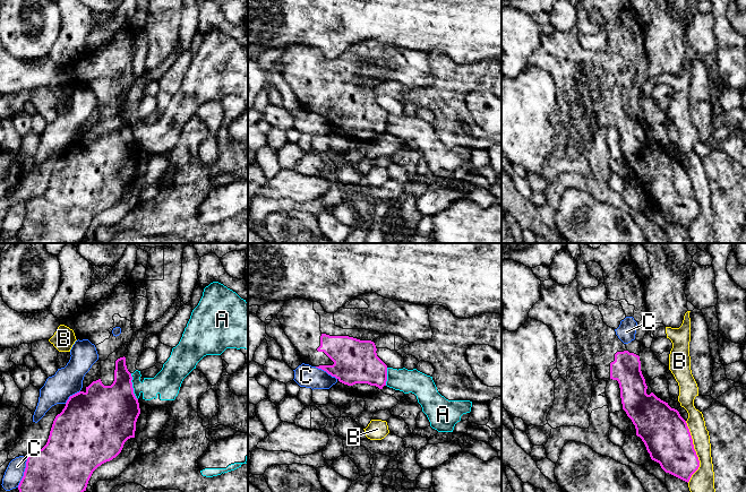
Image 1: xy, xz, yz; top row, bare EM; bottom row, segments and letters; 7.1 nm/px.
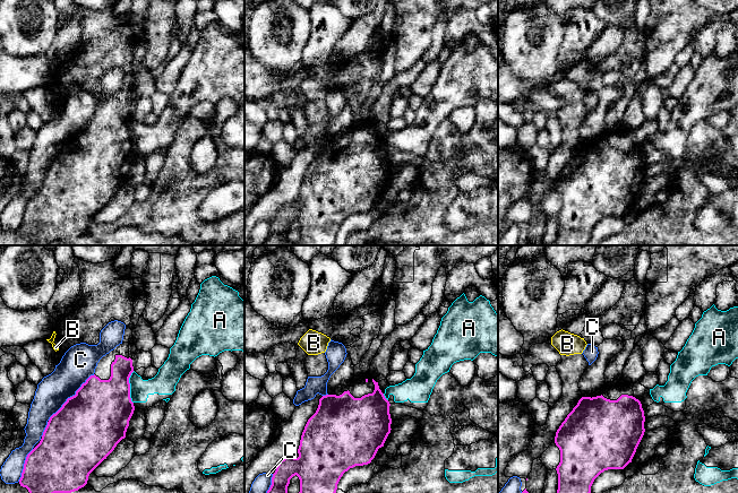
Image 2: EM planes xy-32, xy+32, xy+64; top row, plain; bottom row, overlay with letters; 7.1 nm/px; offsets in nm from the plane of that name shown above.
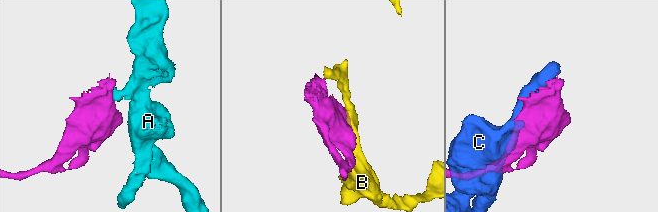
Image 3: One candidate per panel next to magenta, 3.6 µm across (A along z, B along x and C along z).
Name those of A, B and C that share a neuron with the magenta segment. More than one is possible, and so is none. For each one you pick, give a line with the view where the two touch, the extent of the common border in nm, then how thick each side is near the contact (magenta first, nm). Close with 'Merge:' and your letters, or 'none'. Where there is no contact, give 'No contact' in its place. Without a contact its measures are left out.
Merge: none

